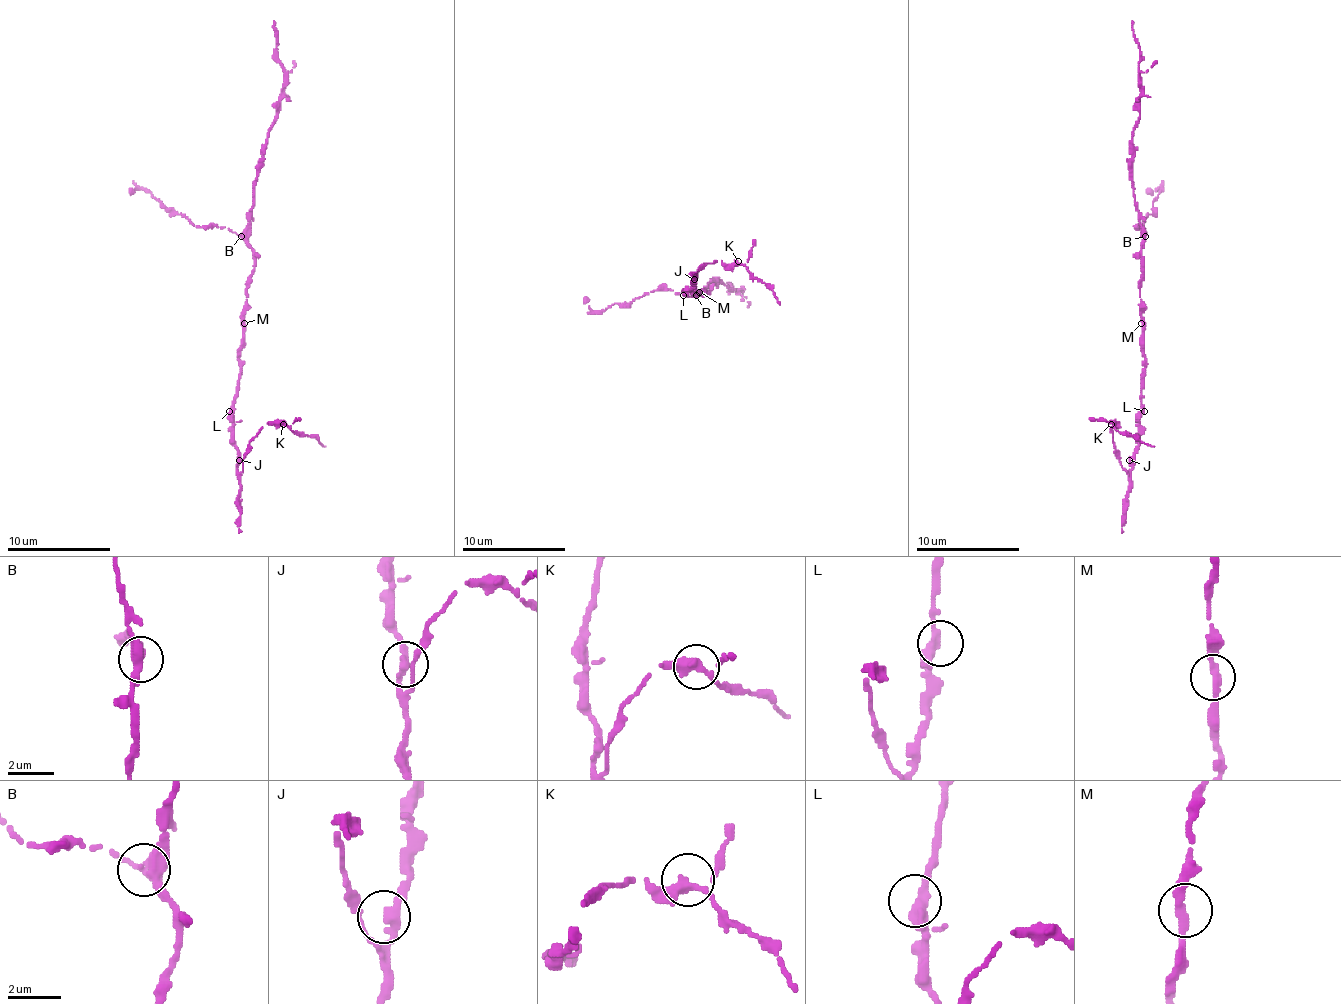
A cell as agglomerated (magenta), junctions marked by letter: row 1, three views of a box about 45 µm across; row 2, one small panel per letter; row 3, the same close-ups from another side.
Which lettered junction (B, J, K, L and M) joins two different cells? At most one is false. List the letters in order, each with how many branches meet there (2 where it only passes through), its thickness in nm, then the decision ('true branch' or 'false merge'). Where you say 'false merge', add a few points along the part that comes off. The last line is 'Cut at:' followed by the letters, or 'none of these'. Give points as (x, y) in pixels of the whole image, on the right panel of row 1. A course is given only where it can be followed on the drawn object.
B: 3 | 320 nm | false merge | (1144, 235), (1144, 227), (1139, 227), (1152, 209), (1160, 189), (1147, 191)
J: 2 | 320 nm | true branch
K: 3 | 280 nm | true branch
L: 2 | 380 nm | true branch
M: 2 | 320 nm | true branch
Cut at: B

